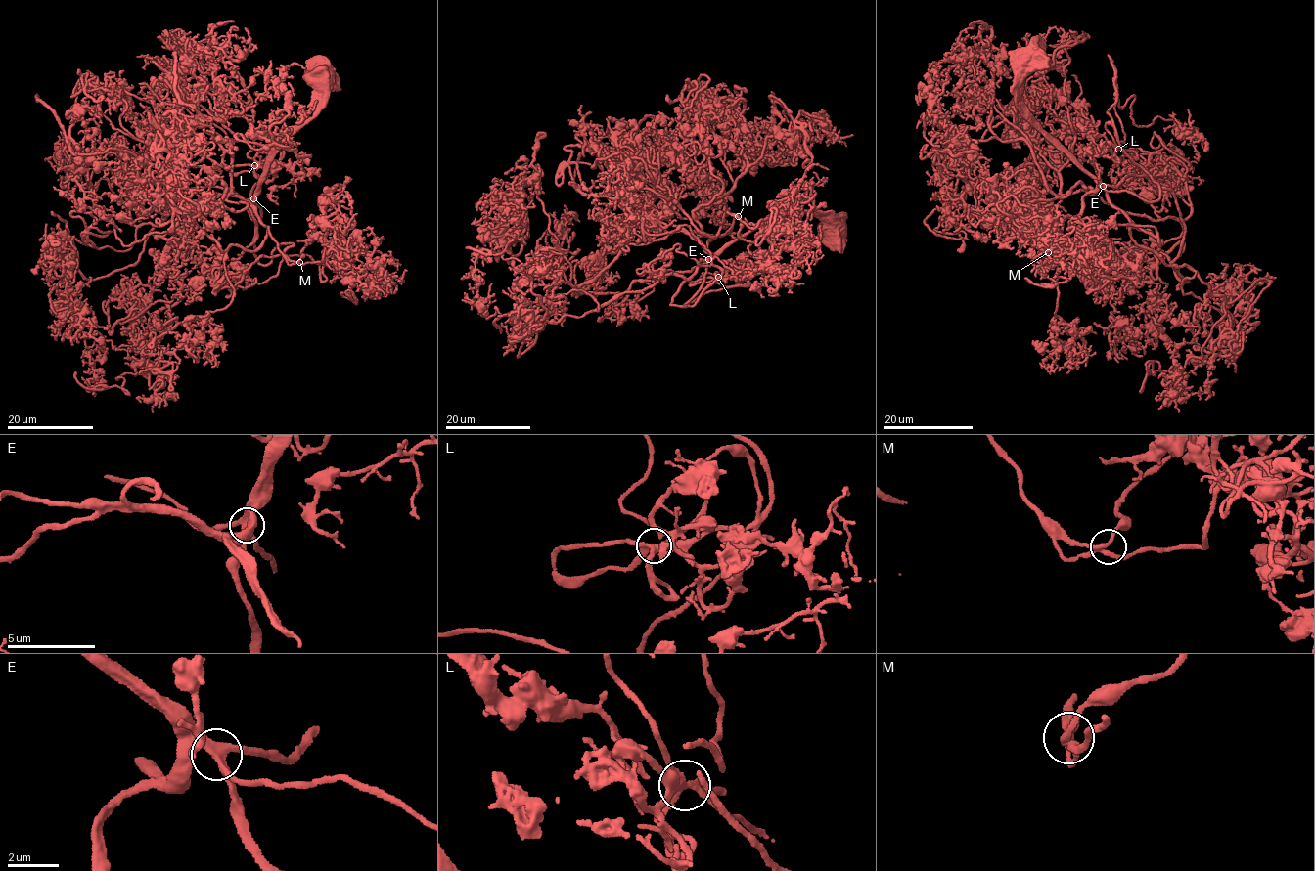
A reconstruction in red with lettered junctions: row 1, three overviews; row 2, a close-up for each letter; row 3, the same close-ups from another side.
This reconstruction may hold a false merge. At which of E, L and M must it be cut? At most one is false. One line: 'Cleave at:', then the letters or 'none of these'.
Cleave at: none of these

